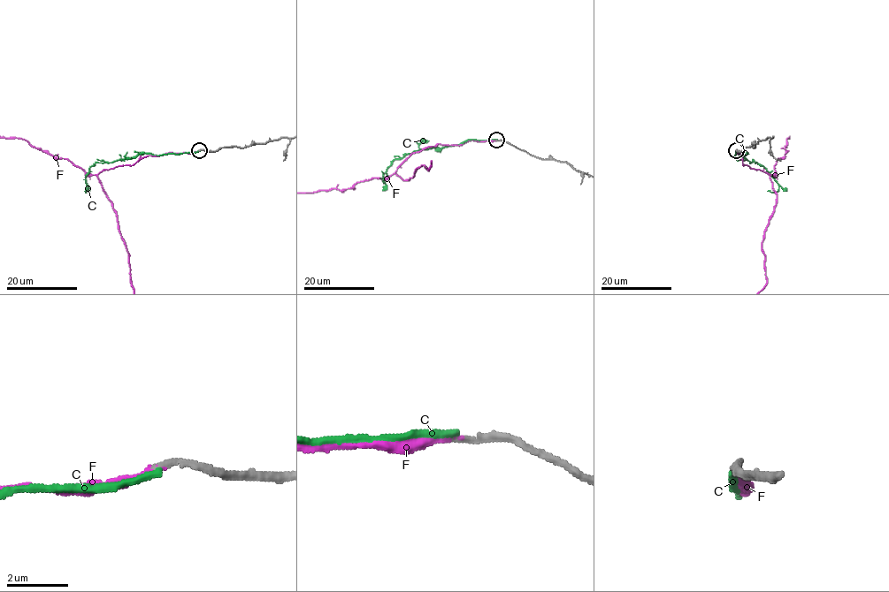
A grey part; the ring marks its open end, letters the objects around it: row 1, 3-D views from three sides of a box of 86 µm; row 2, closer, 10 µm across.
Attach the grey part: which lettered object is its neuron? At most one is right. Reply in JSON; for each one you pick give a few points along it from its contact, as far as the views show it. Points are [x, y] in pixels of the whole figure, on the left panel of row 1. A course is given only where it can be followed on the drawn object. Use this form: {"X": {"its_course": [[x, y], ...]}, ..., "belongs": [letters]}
{"belongs": ["F"]}

